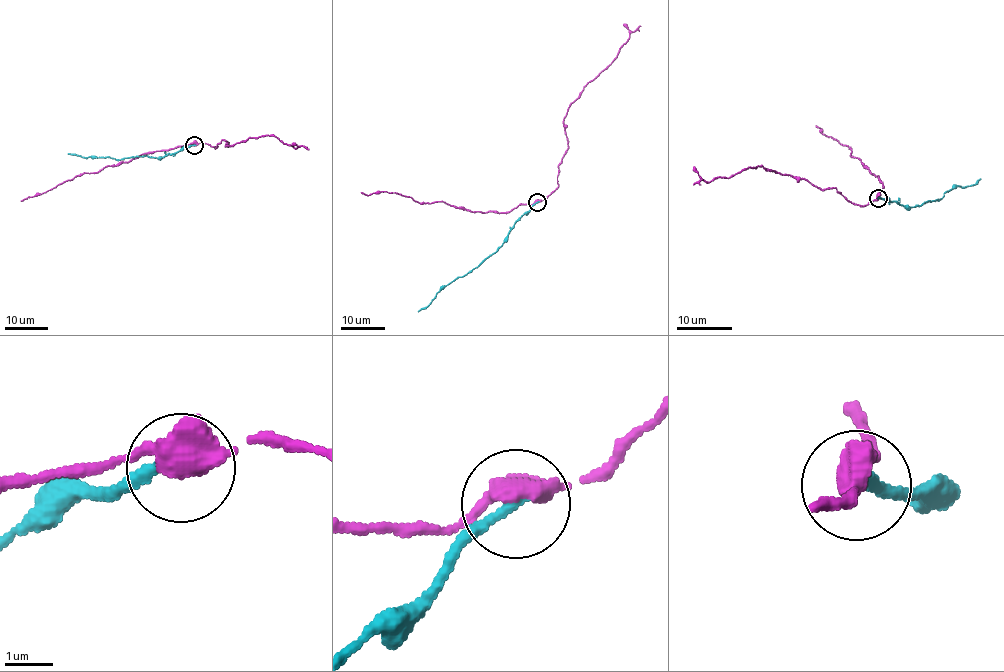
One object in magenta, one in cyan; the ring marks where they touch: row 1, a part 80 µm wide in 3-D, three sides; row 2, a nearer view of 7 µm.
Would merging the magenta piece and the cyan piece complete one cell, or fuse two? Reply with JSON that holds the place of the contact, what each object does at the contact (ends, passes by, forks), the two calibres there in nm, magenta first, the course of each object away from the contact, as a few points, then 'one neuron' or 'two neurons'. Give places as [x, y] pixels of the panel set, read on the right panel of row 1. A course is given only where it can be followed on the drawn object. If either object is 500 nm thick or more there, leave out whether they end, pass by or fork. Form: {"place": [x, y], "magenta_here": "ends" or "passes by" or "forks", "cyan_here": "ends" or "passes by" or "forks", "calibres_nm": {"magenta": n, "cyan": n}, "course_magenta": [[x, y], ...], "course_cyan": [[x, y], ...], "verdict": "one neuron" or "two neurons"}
{"place": [878, 198], "magenta_here": "passes by", "cyan_here": "ends", "calibres_nm": {"magenta": 480, "cyan": 220}, "course_magenta": [[878, 198], [854, 204], [833, 188], [819, 189], [762, 165], [693, 185]], "course_cyan": [[878, 198], [910, 207], [936, 201], [952, 187], [973, 185], [981, 179]], "verdict": "two neurons"}

